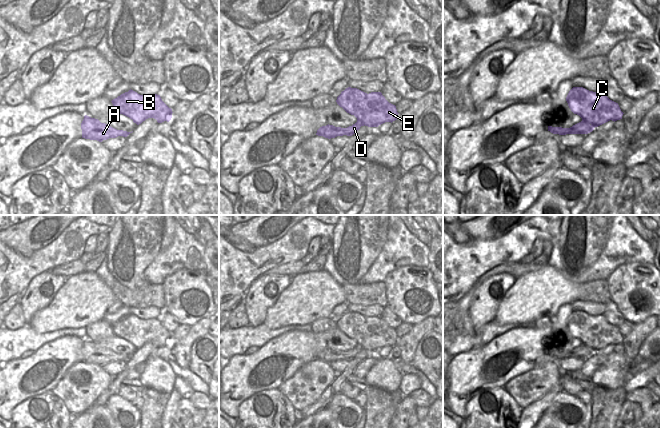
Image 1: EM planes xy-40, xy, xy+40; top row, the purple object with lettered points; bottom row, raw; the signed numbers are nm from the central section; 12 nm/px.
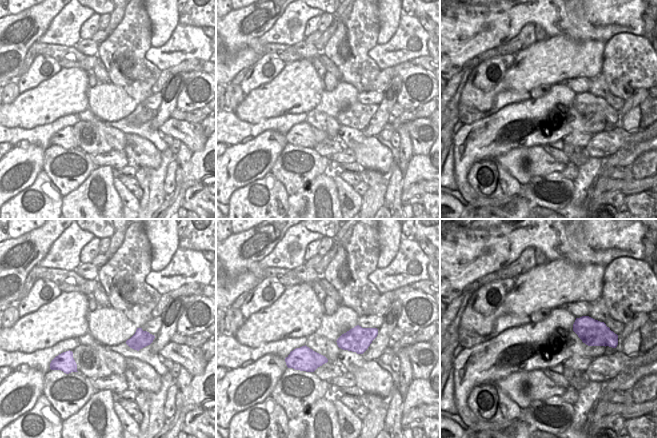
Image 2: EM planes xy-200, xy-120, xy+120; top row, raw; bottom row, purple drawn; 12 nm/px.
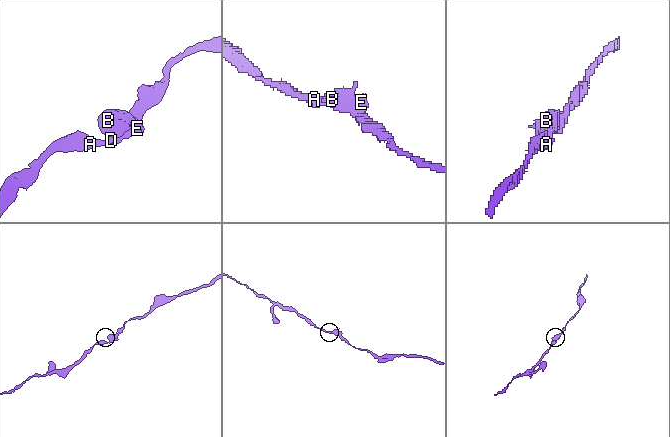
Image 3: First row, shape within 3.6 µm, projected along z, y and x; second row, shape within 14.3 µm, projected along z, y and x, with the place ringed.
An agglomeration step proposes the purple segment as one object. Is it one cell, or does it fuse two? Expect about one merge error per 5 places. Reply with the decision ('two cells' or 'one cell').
one cell

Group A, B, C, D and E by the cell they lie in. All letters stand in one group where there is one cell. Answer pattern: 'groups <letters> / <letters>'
groups A B C D E

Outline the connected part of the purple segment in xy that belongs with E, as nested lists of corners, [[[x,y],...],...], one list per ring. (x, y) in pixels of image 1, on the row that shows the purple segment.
[[[348,87],[337,97],[337,104],[347,113],[354,115],[357,122],[347,128],[335,127],[333,125],[322,126],[316,135],[331,139],[337,136],[352,136],[361,126],[378,127],[385,122],[397,120],[398,112],[396,106],[389,103],[381,92],[369,94]]]

